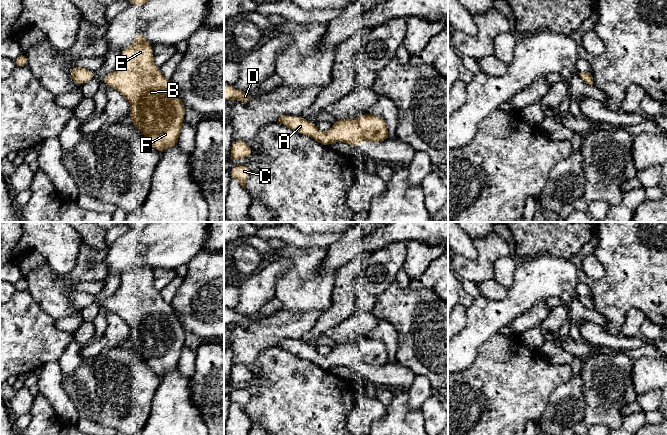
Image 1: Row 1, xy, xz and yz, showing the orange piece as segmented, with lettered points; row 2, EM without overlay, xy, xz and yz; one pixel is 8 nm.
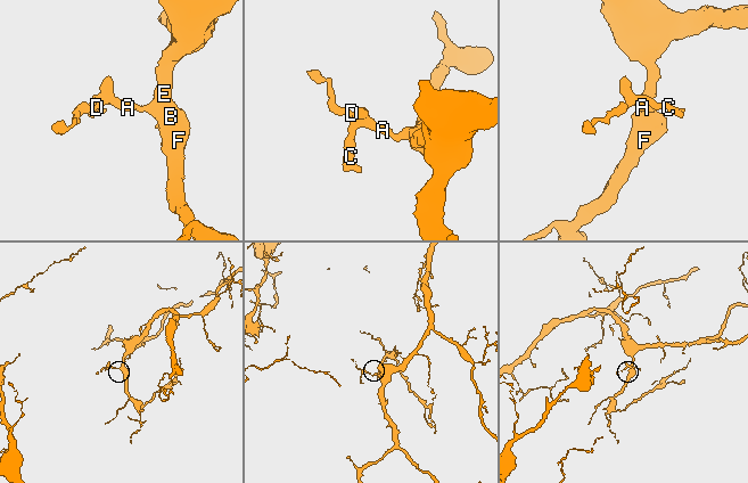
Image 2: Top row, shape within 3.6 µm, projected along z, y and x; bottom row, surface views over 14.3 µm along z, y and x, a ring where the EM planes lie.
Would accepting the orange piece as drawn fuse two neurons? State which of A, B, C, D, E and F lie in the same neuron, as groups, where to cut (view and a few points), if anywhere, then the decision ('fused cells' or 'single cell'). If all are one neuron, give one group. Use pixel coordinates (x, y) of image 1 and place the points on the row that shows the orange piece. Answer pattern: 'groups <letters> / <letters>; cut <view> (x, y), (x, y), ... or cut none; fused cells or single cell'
groups A B C D E F; cut none; single cell

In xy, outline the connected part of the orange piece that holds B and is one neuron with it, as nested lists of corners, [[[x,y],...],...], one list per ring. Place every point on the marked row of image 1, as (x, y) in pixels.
[[[137,33],[134,43],[120,51],[119,65],[102,77],[101,81],[125,97],[130,104],[130,120],[144,135],[147,142],[162,153],[178,144],[186,107],[173,83],[166,79],[154,64],[152,46],[142,33]]]

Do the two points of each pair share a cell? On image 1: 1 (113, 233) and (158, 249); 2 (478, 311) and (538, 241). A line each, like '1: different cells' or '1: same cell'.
1: different cells
2: different cells

